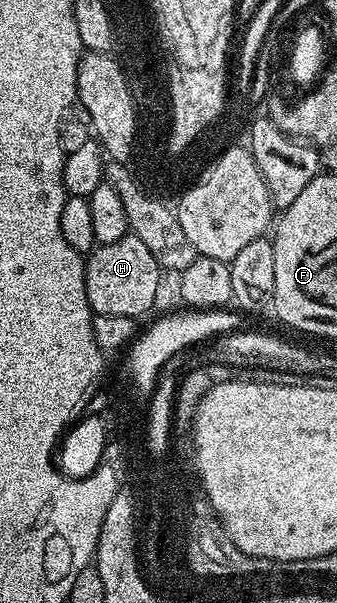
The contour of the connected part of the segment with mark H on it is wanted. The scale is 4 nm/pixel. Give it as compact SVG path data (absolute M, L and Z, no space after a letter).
M126 235L115 243L98 244L83 261L83 288L87 303L99 316L119 315L141 319L157 301L161 276L163 270L160 263L147 251L146 244L132 235Z

